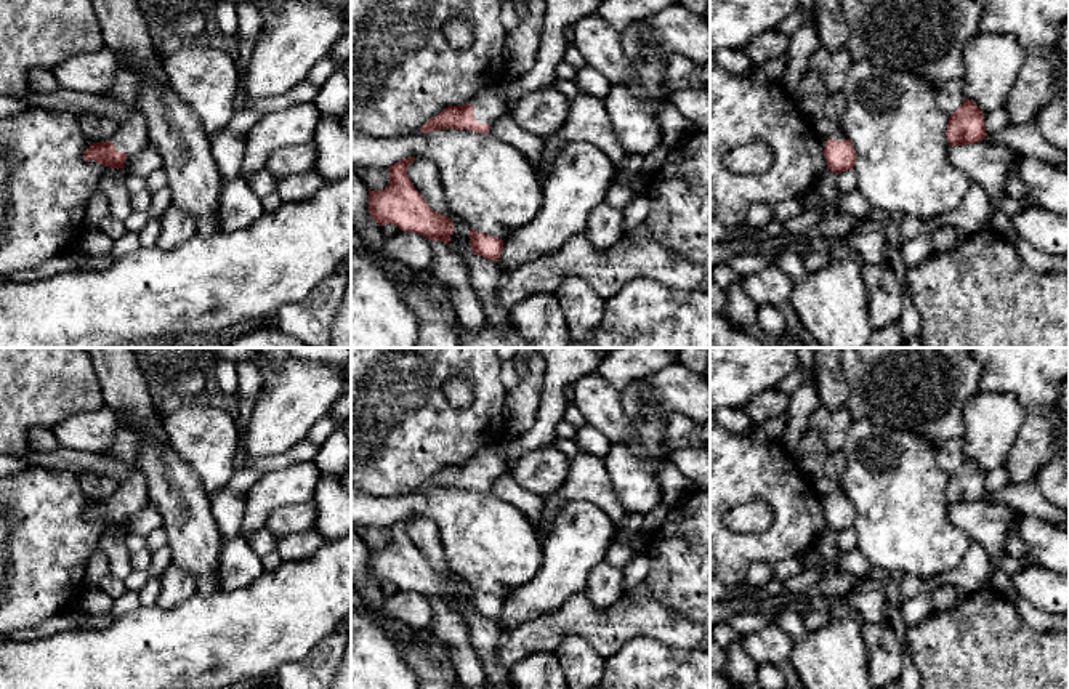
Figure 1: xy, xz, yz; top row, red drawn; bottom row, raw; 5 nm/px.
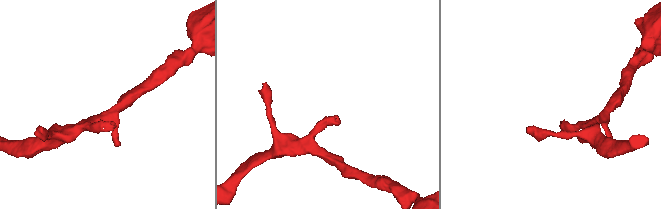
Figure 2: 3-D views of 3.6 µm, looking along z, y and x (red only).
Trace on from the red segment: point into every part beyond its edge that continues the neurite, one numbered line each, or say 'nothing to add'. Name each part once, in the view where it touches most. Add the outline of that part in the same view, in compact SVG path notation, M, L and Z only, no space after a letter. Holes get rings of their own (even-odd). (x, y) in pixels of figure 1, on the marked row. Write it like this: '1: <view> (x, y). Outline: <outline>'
1: xy (132, 136). Outline: M133 109L130 119L119 125L117 131L106 139L112 141L119 152L125 152L128 159L123 165L138 155L149 144L149 128L144 112Z

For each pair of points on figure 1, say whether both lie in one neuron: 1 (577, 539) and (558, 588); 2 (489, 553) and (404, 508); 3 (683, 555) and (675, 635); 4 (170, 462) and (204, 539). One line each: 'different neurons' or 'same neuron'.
1: same neuron
2: same neuron
3: different neurons
4: same neuron

